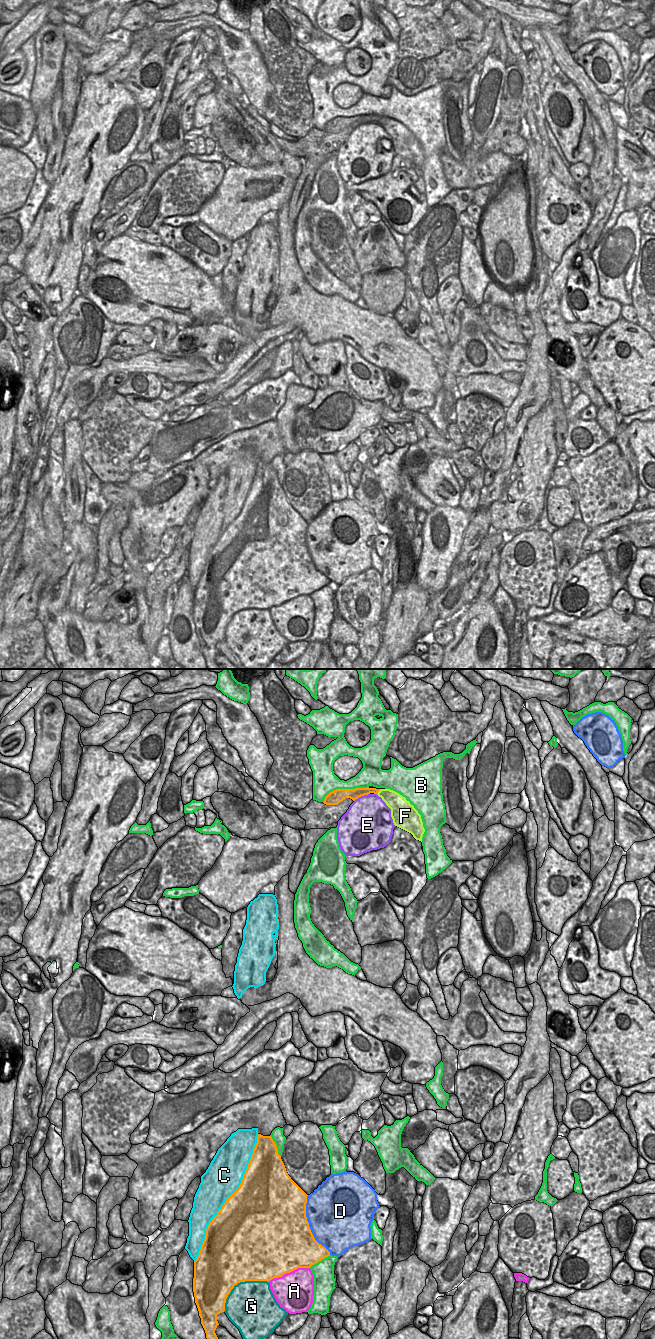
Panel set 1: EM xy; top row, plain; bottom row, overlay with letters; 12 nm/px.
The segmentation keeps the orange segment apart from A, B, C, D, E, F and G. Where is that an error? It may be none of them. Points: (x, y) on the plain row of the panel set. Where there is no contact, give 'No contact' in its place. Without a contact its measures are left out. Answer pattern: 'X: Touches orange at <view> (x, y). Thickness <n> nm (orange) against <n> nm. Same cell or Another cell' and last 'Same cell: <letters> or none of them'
A: Touches orange at xy (288, 600). Thickness 500 nm (orange) against 460 nm. Another cell
B: Touches orange at xy (344, 117). Thickness 170 nm (orange) against 280 nm. Another cell
C: Touches orange at xy (228, 526). Thickness 500 nm (orange) against 420 nm. Another cell
D: Touches orange at xy (308, 553). Thickness 500 nm (orange) against 480 nm. Another cell
E: Touches orange at xy (361, 123). Thickness 140 nm (orange) against 480 nm. Another cell
F: Touches orange at xy (378, 119). Thickness 120 nm (orange) against 200 nm. Same cell
G: Touches orange at xy (238, 610). Thickness 500 nm (orange) against 460 nm. Another cell
Same cell: F

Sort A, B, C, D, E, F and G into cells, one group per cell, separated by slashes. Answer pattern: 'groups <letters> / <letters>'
groups A / B / C / D / E / F / G

